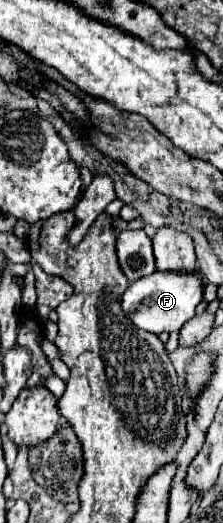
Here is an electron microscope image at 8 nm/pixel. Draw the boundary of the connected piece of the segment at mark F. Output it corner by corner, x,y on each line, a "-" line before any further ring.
155,271
153,275
137,279
133,285
129,285
125,295
121,297
121,309
137,329
157,335
173,333
179,331
195,315
195,307
199,305
201,295
203,287
199,275
173,275
169,271
167,273

